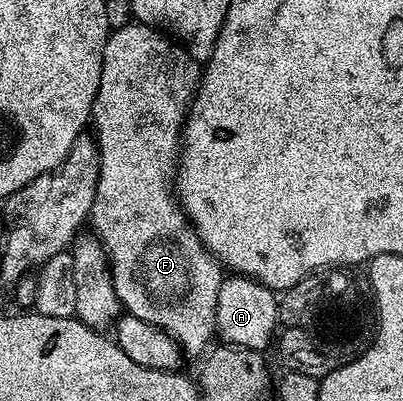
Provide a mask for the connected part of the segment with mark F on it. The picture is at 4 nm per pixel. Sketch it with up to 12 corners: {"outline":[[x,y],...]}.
{"outline":[[112,29],[91,232],[131,316],[185,354],[220,262],[174,192],[201,62]]}

